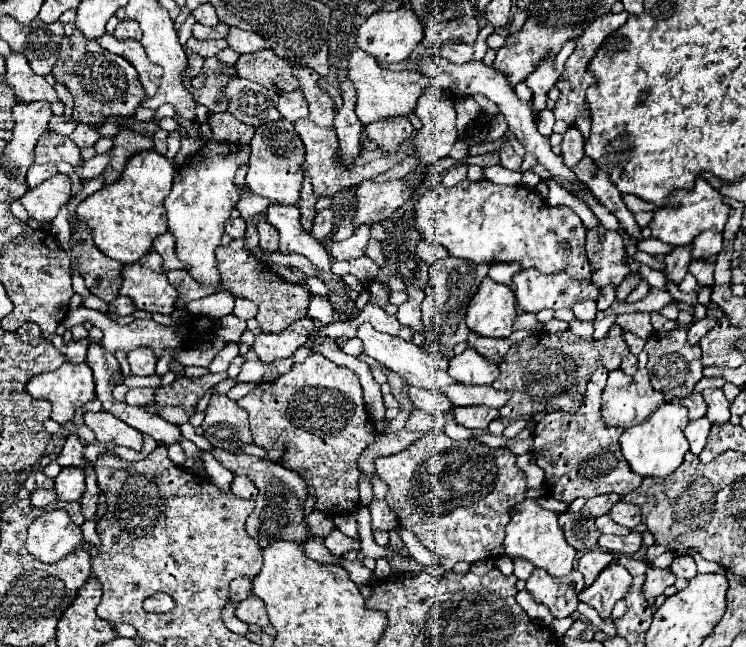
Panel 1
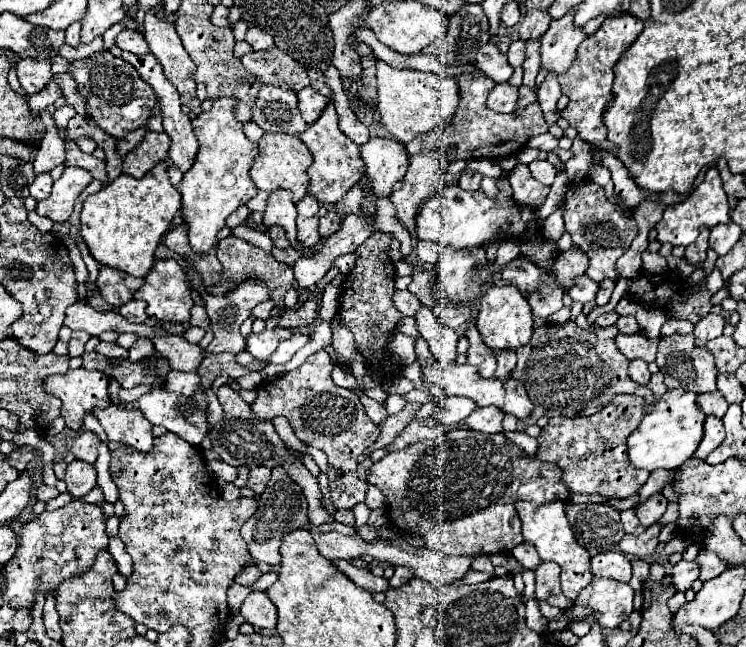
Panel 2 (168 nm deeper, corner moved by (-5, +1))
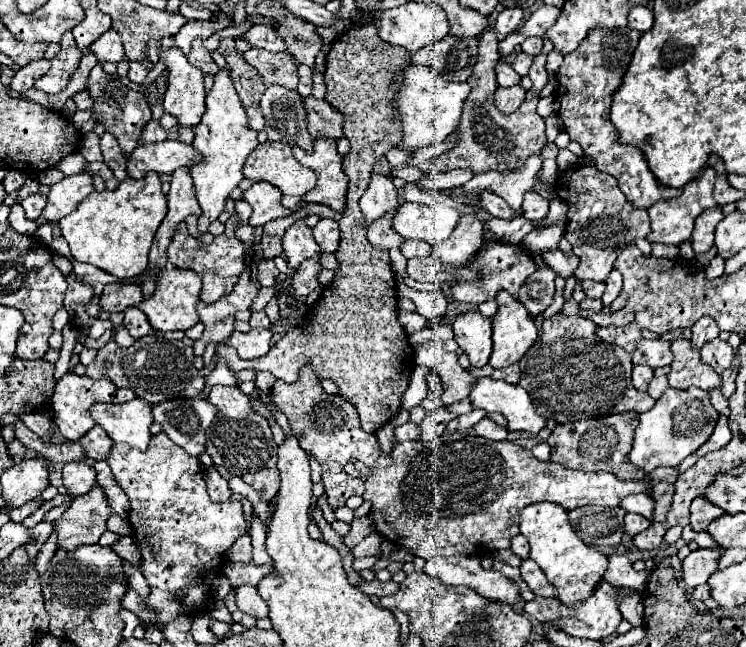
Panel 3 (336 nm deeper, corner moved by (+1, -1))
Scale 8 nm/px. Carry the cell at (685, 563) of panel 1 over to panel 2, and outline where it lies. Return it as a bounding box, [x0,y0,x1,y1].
[696,548,728,582]

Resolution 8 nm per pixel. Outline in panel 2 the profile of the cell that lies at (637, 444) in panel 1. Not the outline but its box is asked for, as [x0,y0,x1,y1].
[628,390,706,472]

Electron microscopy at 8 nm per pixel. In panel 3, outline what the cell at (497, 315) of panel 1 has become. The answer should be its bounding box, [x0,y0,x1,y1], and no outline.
[492,290,538,368]

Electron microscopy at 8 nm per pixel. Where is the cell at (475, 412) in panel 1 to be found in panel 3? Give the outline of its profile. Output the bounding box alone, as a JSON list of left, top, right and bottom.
[474,418,508,440]

